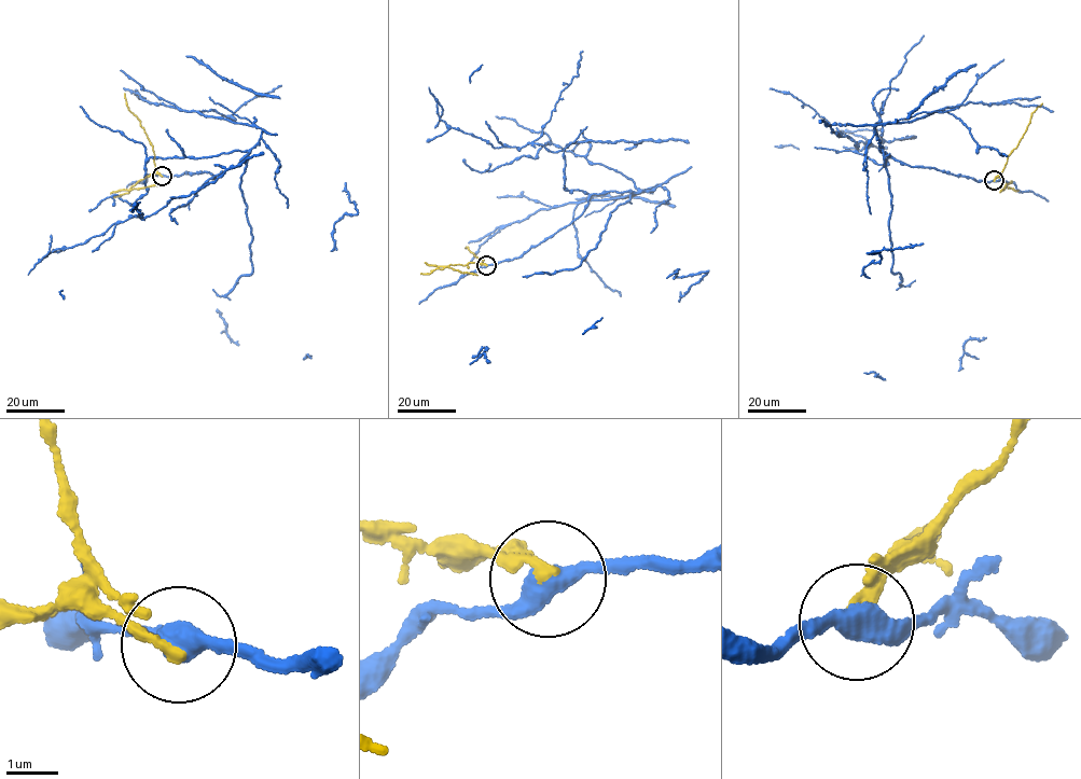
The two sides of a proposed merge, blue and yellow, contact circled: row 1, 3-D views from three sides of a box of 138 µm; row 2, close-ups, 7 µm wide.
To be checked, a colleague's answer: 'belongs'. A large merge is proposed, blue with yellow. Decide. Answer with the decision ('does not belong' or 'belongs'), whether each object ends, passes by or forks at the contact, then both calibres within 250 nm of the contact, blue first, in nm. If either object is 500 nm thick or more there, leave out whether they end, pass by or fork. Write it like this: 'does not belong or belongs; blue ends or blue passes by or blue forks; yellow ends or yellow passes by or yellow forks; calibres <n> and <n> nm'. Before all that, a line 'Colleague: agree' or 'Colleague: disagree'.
Colleague: disagree
does not belong; blue passes by; yellow ends; calibres 440 and 220 nm

